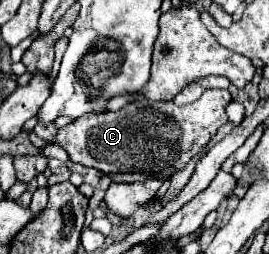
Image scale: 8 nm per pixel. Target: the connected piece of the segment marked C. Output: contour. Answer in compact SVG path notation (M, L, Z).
M207 90L199 100L189 106L177 106L175 102L151 102L151 100L135 100L125 104L117 112L103 112L103 114L85 114L73 120L69 126L59 130L59 146L67 150L69 158L77 164L95 168L103 174L125 174L125 172L139 172L139 174L163 174L173 176L175 172L183 170L191 158L199 156L199 152L211 142L221 126L227 124L225 106L231 102L229 90Z

